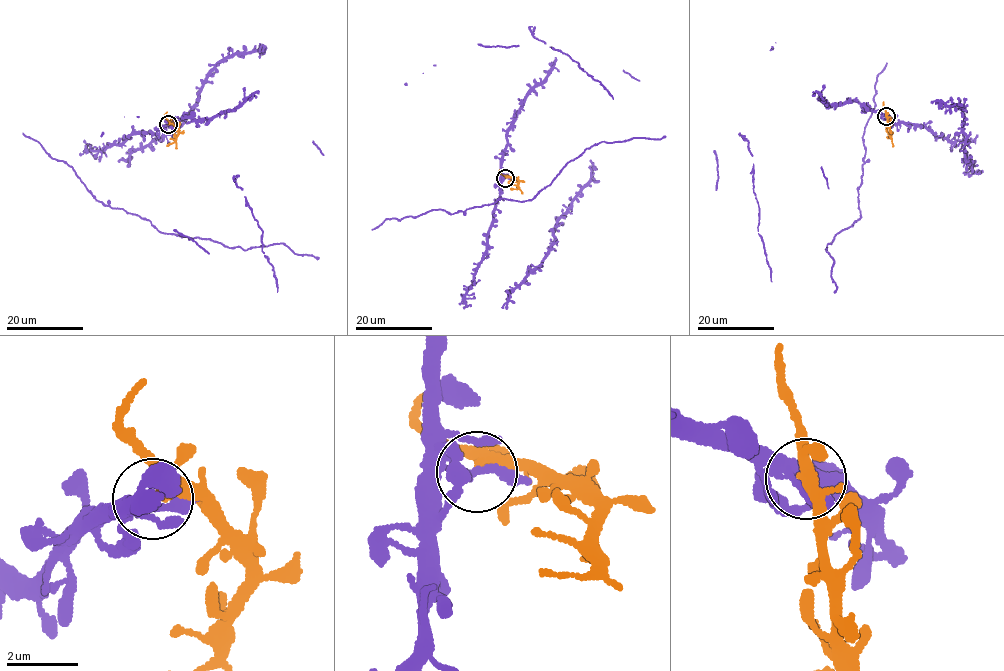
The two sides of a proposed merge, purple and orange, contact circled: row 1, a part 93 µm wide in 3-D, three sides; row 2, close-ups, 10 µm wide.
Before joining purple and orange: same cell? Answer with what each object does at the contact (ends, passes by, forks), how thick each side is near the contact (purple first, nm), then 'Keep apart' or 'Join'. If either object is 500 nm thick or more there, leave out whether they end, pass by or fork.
At the ring purple passes by. At the ring orange forks. Thickness 200 nm (purple) against 200 nm. Keep apart

